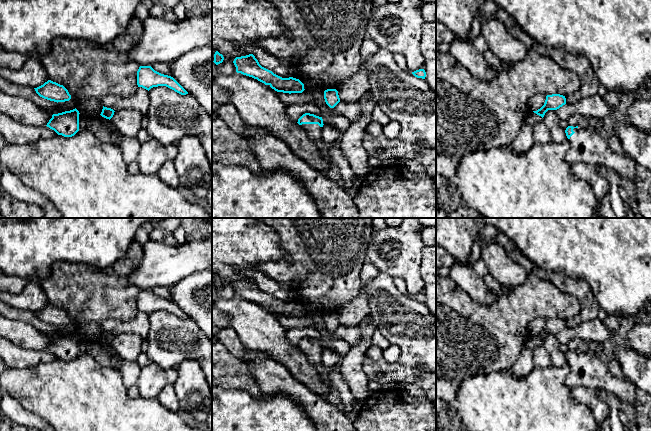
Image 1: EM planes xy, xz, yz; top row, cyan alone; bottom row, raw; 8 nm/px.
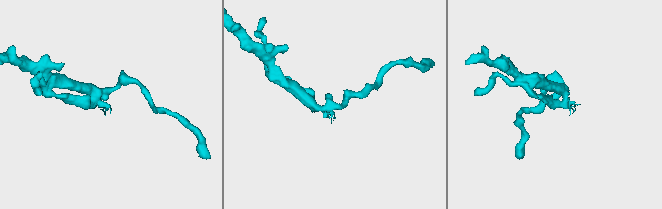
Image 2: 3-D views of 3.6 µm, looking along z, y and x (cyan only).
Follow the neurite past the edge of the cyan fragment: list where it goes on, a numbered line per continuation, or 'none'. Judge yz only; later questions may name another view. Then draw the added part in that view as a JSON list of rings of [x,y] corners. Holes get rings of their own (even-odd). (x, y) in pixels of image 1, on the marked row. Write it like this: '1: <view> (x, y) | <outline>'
1: yz (587, 146) | [[[574,128],[573,131],[575,133],[569,139],[570,148],[564,157],[566,163],[572,165],[581,162],[610,168],[636,185],[634,160],[612,150],[598,131],[590,128]]]

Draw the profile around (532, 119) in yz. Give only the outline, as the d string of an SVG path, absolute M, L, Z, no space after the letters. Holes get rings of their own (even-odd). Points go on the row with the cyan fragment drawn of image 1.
M531 111L524 119L523 124L534 127L537 123L543 121L543 118Z

